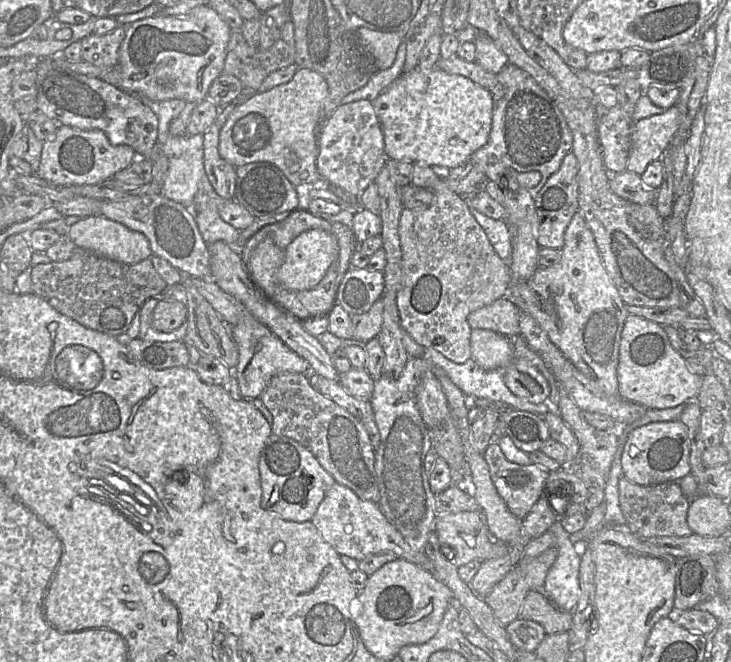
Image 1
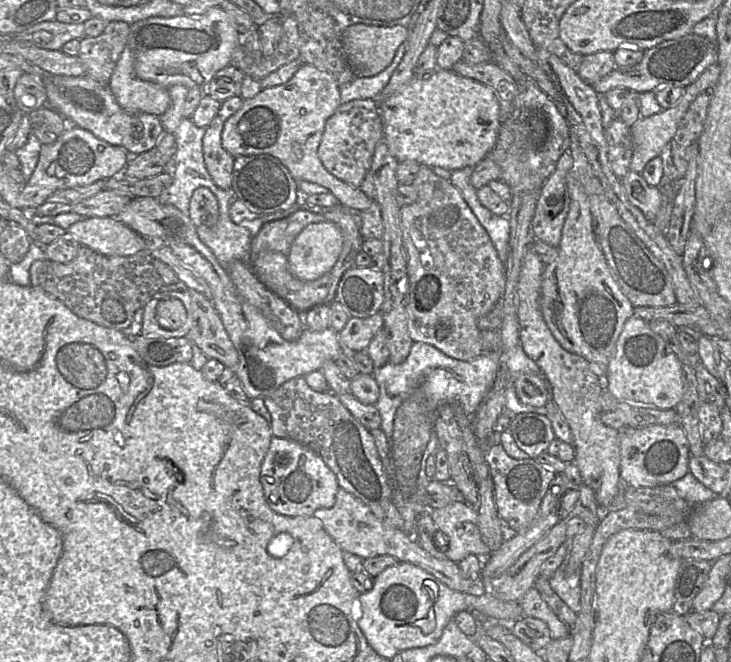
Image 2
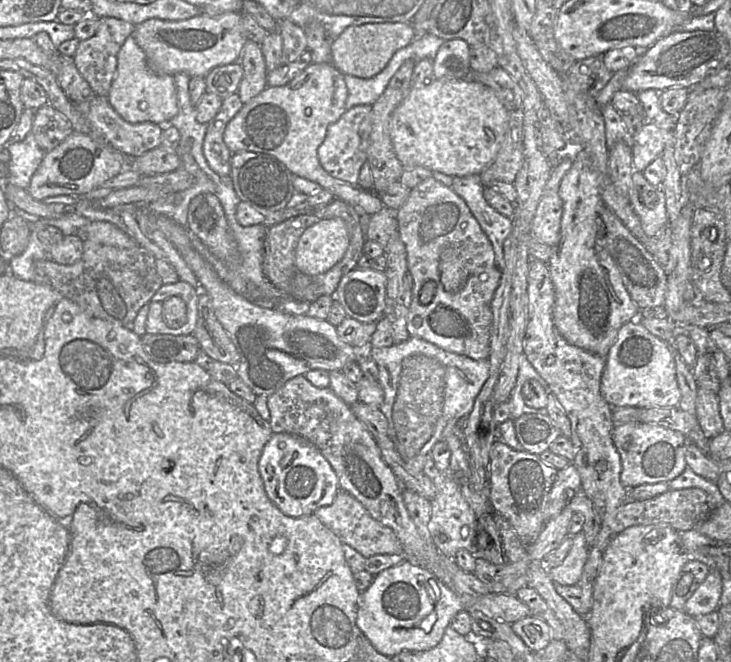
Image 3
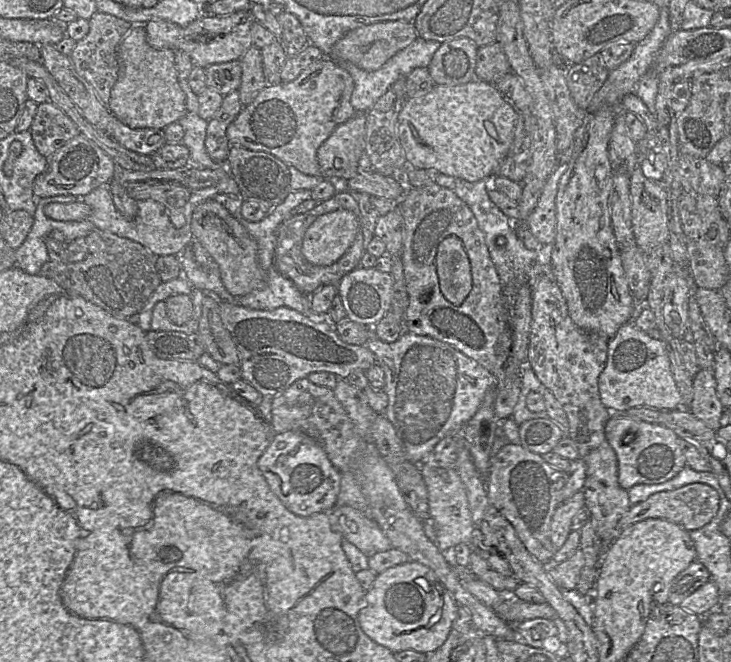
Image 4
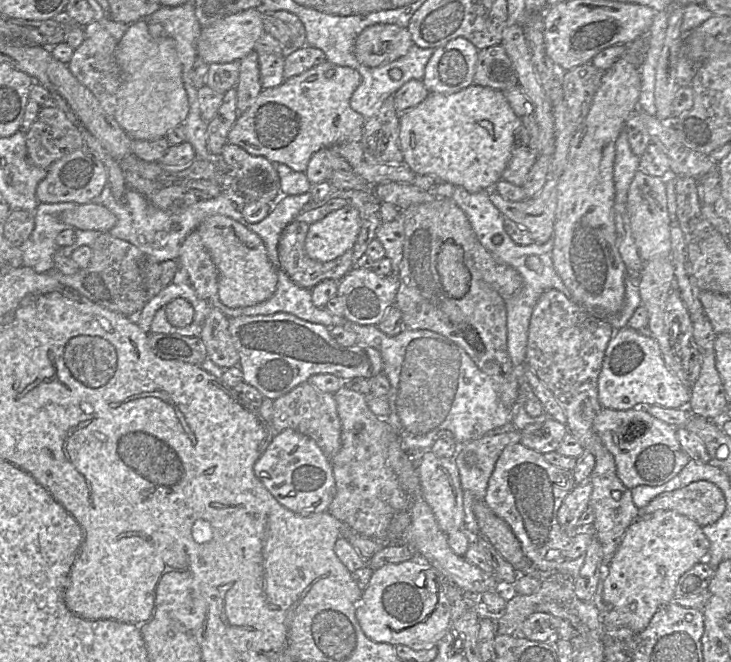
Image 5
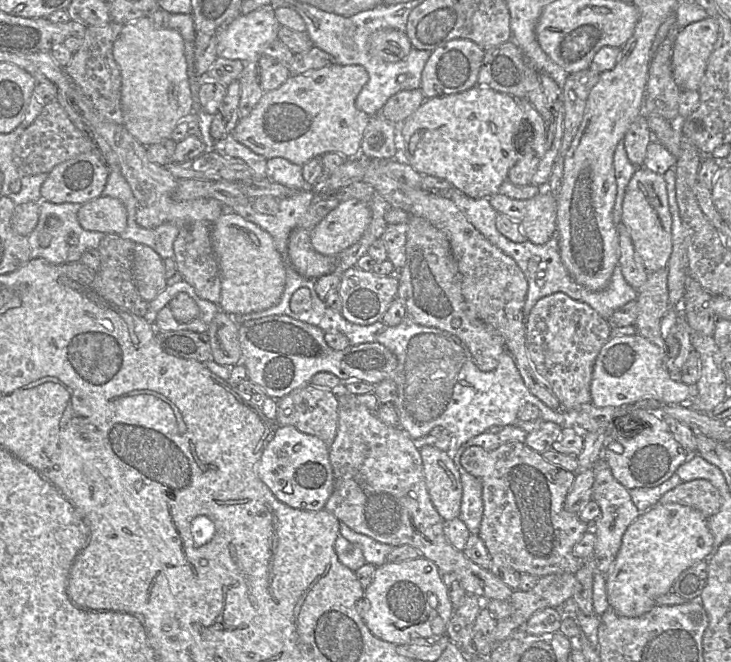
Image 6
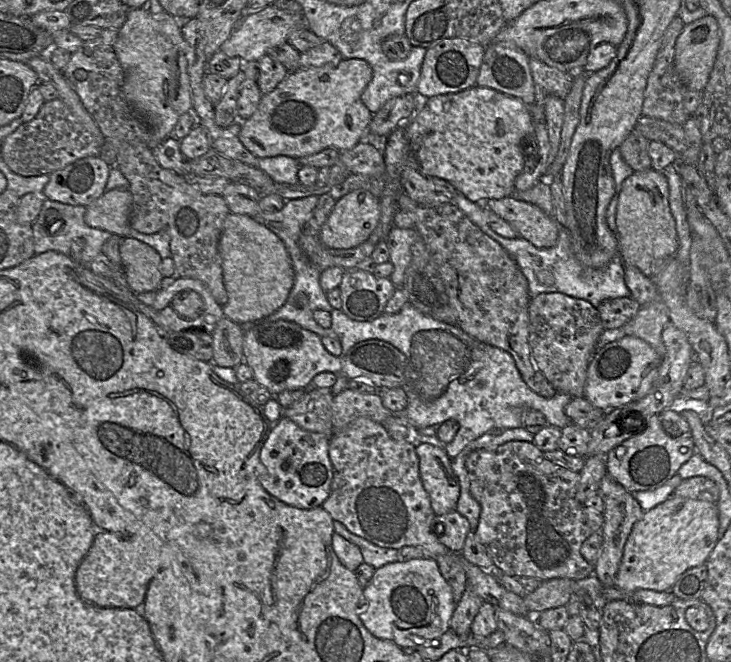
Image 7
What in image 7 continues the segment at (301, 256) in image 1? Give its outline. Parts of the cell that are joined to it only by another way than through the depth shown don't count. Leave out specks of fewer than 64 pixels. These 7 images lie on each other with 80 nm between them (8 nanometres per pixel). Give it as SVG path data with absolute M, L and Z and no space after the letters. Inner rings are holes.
M354 190L336 201L322 225L320 240L333 249L357 247L369 238L379 219L379 199L366 190Z

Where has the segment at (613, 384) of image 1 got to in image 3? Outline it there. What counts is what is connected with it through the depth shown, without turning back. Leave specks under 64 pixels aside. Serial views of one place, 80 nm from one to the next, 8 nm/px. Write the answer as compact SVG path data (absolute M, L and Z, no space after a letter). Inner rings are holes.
M581 147L569 150L567 157L573 163L563 176L559 187L559 196L563 202L561 238L559 243L552 247L552 254L547 262L555 292L553 322L567 342L606 358L621 326L638 319L640 309L627 292L613 259L605 247L604 225L600 218L600 208L604 203L600 193L599 177L593 169L590 156Z

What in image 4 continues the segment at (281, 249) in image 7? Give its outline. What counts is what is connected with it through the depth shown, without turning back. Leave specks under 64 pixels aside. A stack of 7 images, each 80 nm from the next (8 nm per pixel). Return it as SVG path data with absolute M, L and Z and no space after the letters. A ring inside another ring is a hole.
M217 201L199 204L192 215L191 230L219 267L220 277L233 296L243 296L264 285L265 273L258 262L258 246L246 229Z

